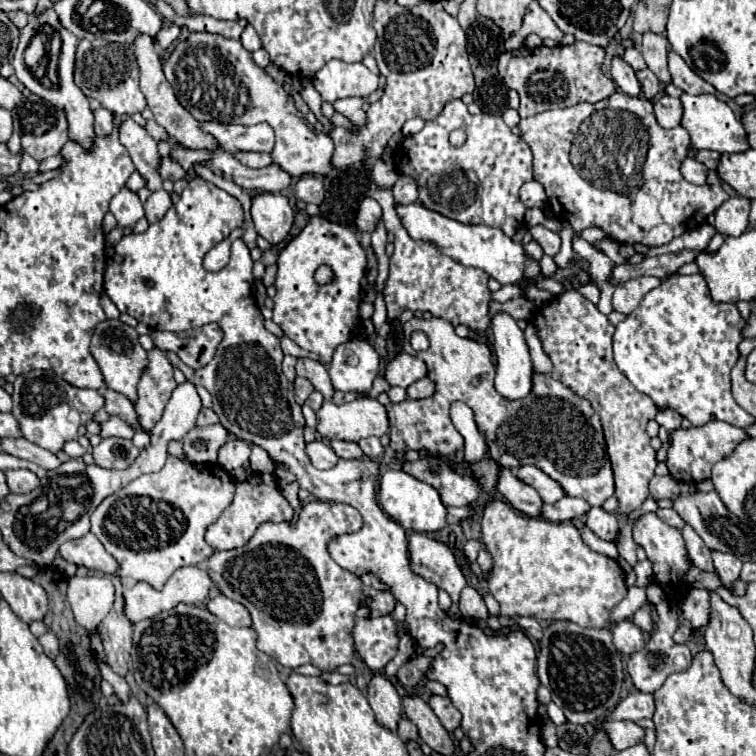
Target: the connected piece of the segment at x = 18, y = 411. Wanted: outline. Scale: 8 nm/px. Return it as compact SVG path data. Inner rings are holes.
M40 369L16 377L12 399L14 399L12 415L20 425L22 437L52 453L62 451L64 441L76 439L78 427L92 421L92 417L104 407L104 397L100 391L78 389L66 383L60 375Z

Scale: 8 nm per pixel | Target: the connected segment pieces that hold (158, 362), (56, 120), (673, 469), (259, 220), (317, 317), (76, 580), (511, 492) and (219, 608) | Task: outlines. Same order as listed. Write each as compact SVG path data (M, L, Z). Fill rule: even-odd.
M148 351L148 363L148 369L138 383L138 401L134 403L140 425L144 429L152 429L160 421L164 405L168 403L168 397L176 387L176 381L172 377L172 365L166 359L164 351Z
M30 95L24 97L14 109L12 109L12 117L14 117L14 131L22 137L22 149L26 153L30 153L36 161L44 161L48 157L54 157L60 153L60 149L66 145L68 141L68 123L66 123L66 115L56 109L54 105L46 103L44 99L40 99L38 95Z
M710 421L702 427L688 427L688 429L678 427L668 437L670 445L666 455L666 465L670 475L680 483L698 483L710 477L712 465L728 457L736 449L736 445L746 439L746 433L740 427L728 425L724 421Z
M256 193L250 213L256 233L272 245L278 245L288 235L294 221L294 209L288 197L280 193Z
M310 217L308 225L282 249L278 255L276 273L276 297L274 297L274 323L278 323L286 337L306 351L318 353L324 363L330 363L334 349L340 343L350 341L358 323L360 281L366 271L366 253L358 243L352 229L332 223L326 217ZM318 265L330 265L334 281L328 285L316 285L314 271Z
M74 575L68 581L68 601L72 605L76 623L92 633L112 609L114 585L108 577Z
M502 469L500 481L498 481L498 491L520 513L524 513L528 517L540 517L540 509L542 509L544 501L540 499L536 489L528 487L518 477L514 477L510 469Z
M216 595L208 601L208 611L212 615L216 615L218 619L226 621L228 625L232 627L250 627L252 625L252 619L250 619L250 613L244 605L224 597L224 595Z

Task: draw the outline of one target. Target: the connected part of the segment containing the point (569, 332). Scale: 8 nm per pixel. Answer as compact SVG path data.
M564 291L536 311L534 325L544 351L554 363L552 377L562 381L580 397L586 397L602 419L604 439L608 445L608 457L614 469L618 515L628 515L644 503L648 497L648 483L656 469L656 451L650 447L646 423L654 419L658 407L654 401L640 393L616 367L612 359L612 335L614 325L598 307L582 297L578 291Z

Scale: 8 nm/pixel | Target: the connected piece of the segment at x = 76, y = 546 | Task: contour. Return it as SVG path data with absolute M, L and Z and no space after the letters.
M92 533L74 541L66 541L60 547L60 555L74 565L84 565L86 569L102 571L108 575L114 575L118 571L118 561L104 549L104 545Z

